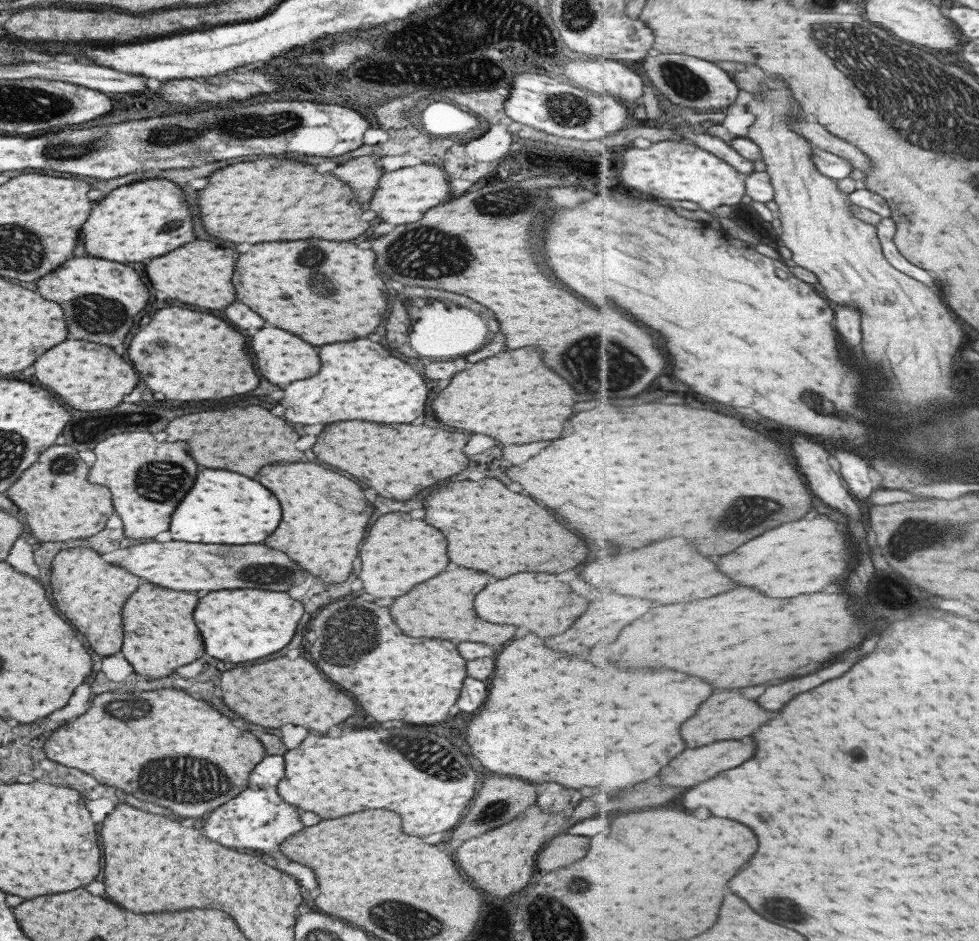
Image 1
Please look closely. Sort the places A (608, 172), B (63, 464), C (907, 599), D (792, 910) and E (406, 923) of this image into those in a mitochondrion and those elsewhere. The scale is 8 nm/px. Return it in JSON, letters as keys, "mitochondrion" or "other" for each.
{"A":"other","B":"mitochondrion","C":"other","D":"mitochondrion","E":"mitochondrion"}

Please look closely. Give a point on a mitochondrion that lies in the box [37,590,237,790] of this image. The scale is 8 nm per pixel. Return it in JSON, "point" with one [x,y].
{"point":[123,709]}

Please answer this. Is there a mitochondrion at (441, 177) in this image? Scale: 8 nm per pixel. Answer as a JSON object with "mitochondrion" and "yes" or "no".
{"mitochondrion":"no"}

